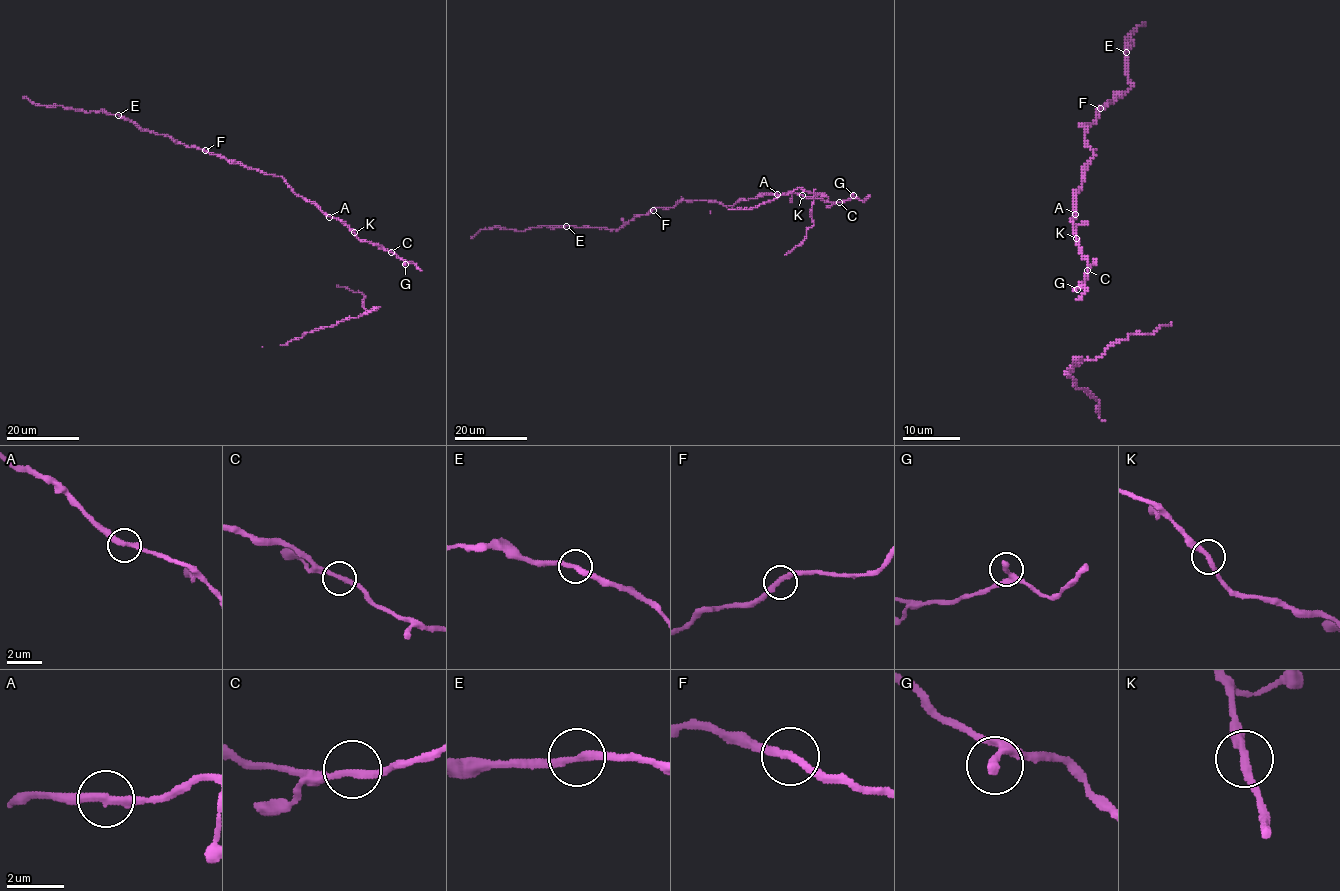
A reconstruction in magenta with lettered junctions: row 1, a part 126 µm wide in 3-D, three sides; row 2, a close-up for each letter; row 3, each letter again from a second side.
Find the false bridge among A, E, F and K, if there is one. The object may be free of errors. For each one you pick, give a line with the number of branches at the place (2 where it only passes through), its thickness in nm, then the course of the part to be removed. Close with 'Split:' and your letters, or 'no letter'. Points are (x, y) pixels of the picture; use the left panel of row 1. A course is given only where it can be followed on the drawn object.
K: Branches: 2. Thickness 280 nm
Split: K

